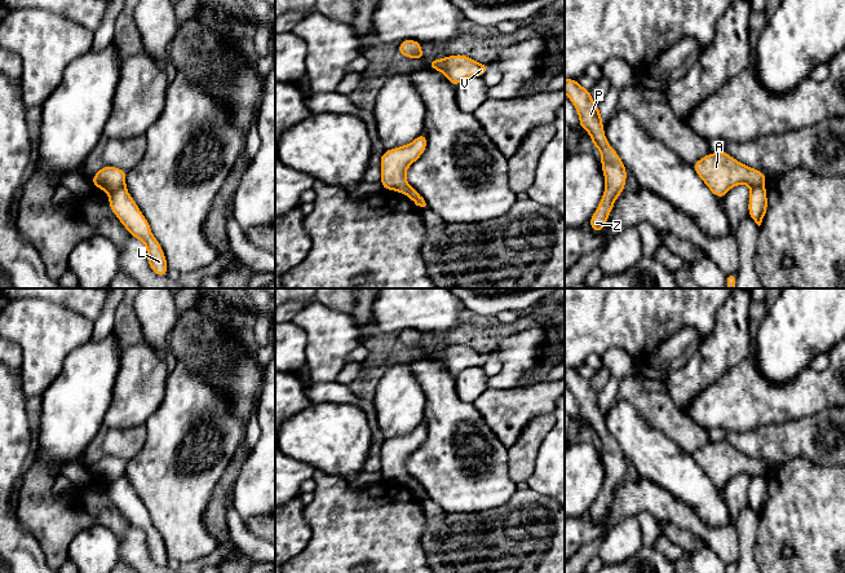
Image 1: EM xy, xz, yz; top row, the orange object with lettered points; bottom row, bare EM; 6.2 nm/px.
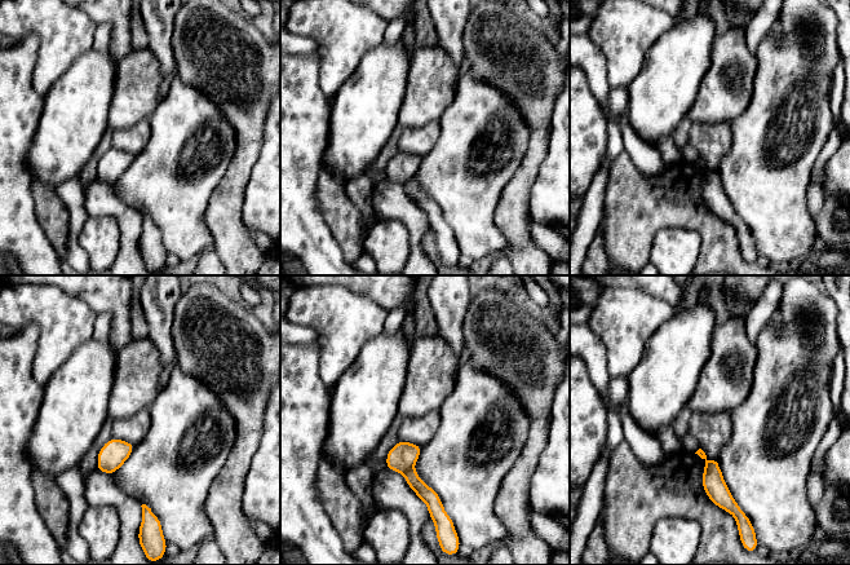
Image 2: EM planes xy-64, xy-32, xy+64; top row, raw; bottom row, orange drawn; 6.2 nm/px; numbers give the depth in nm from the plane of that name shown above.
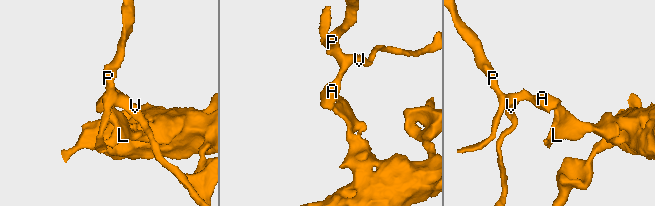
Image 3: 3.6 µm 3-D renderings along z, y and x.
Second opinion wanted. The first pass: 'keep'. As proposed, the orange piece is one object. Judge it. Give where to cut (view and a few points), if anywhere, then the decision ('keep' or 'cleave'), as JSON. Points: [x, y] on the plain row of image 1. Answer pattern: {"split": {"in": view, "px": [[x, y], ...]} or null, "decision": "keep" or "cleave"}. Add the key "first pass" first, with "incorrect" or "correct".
{"first pass": "incorrect", "split": {"in": "xy", "px": [[124, 474], [110, 484]]}, "decision": "cleave"}

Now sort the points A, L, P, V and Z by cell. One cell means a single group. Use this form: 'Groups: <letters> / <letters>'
Groups: A P V Z / L

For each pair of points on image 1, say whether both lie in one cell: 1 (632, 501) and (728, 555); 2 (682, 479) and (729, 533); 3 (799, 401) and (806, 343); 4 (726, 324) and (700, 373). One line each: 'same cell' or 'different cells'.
1: same cell
2: different cells
3: different cells
4: same cell

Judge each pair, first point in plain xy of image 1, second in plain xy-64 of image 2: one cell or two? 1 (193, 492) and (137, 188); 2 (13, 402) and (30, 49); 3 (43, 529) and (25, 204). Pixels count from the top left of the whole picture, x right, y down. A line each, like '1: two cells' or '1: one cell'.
1: one cell
2: one cell
3: two cells

